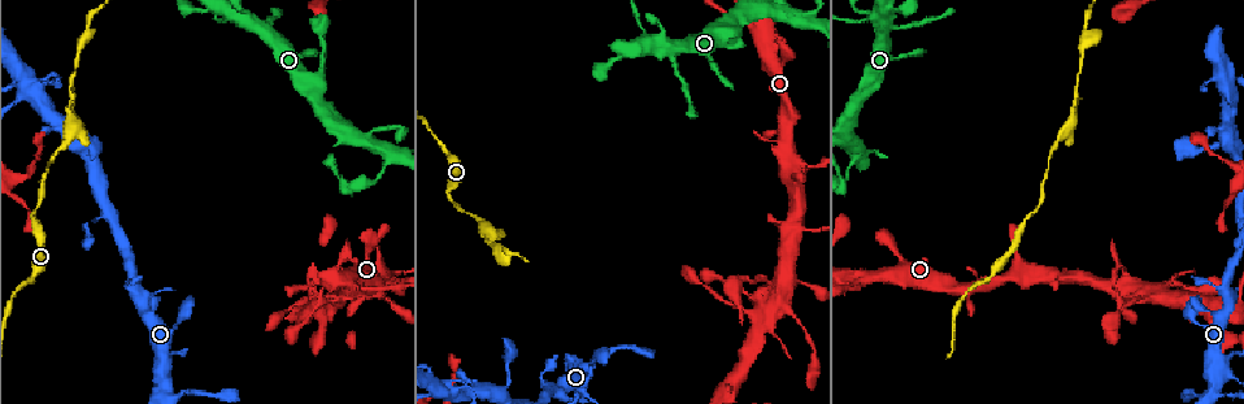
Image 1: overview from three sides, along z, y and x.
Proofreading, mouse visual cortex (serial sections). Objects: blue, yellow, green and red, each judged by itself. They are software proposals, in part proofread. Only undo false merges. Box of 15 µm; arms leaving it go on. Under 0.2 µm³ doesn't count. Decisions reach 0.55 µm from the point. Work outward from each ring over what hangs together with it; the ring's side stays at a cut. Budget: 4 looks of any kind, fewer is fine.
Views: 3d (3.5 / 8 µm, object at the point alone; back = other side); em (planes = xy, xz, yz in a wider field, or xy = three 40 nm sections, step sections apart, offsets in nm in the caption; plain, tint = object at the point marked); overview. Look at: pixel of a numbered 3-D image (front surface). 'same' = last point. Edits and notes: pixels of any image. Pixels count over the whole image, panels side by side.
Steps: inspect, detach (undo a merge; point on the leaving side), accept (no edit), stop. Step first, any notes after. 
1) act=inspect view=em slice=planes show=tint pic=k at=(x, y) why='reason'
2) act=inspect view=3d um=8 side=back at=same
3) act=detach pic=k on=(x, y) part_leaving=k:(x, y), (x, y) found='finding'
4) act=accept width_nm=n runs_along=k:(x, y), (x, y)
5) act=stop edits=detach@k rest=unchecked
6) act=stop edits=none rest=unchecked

act=inspect view=3d um=3.5 pic=1 at=(861, 19) why='sharp bend'

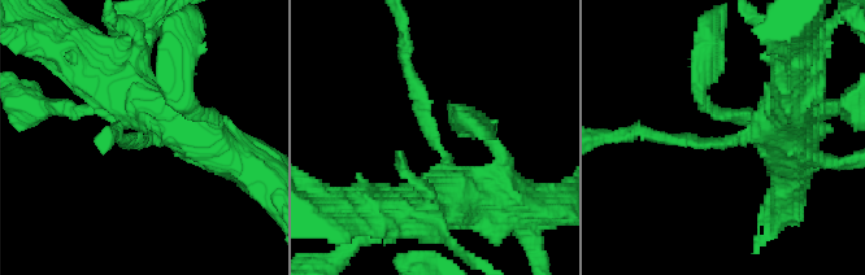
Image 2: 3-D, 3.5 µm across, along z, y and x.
act=inspect view=em slice=xy step=3 show=tint pic=2 at=(726, 138) why='need the tissue'

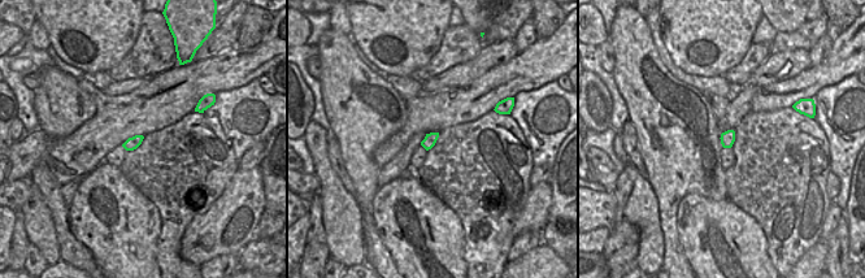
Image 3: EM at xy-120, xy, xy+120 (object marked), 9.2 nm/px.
act=accept found='continuous, no second cell'

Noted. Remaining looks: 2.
act=inspect view=3d um=3.5 pic=1 at=(485, 224) why='sudden change in width'

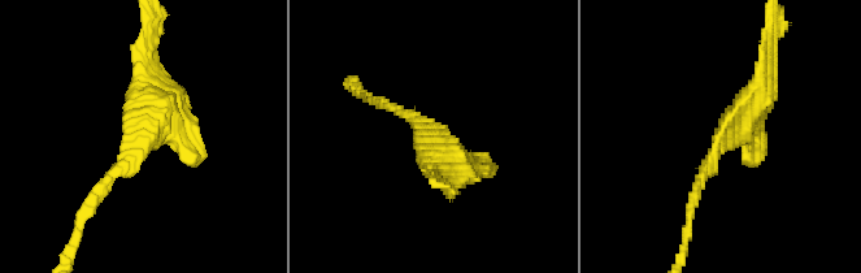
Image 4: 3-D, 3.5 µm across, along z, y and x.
act=inspect view=em slice=planes show=tint pic=4 at=(432, 130) why='shape alone is not enough'

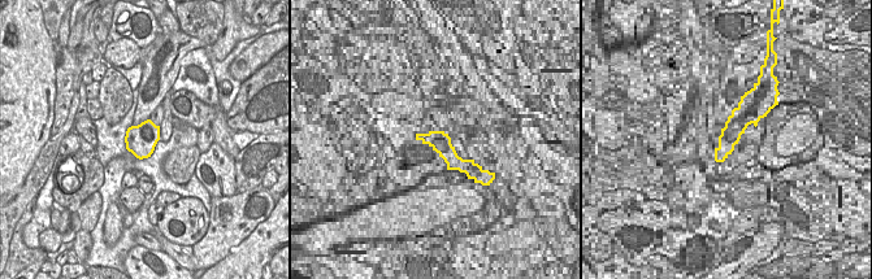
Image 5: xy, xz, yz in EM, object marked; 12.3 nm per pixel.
act=accept found='one cell here'

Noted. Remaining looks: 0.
act=stop edits=none rest=unchecked

